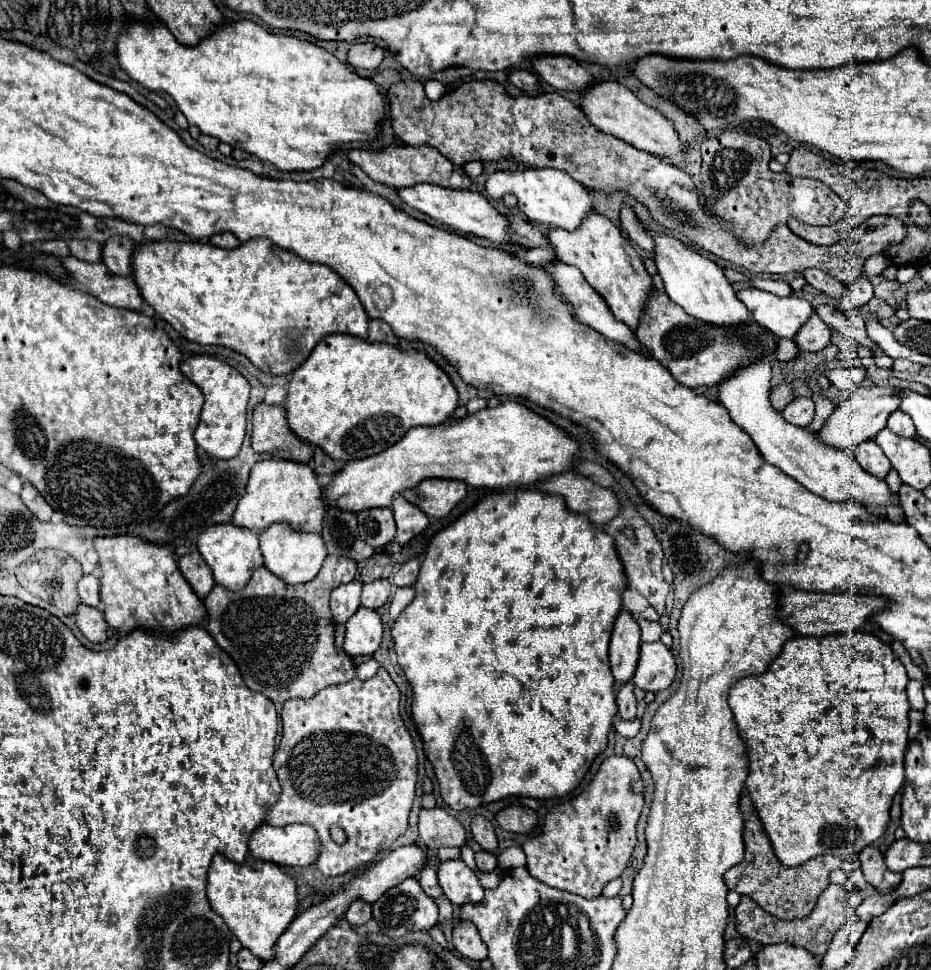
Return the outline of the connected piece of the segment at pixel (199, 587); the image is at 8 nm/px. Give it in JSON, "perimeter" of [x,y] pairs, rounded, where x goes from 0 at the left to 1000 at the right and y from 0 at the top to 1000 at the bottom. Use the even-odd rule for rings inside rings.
{"perimeter":[[[204,569],[191,577],[191,584],[213,616],[221,616],[221,612],[230,606],[230,594],[228,588],[221,584],[217,571]]]}

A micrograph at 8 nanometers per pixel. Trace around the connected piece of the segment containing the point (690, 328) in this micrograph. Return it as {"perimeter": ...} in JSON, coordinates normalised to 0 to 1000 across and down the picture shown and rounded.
{"perimeter":[[[709,299],[700,301],[694,324],[683,340],[683,348],[687,357],[713,379],[718,379],[720,386],[737,400],[771,398],[793,377],[799,377],[821,367],[831,369],[834,357],[834,346],[823,342],[823,338],[816,338],[812,332],[795,338],[758,336],[756,332],[741,328]]]}

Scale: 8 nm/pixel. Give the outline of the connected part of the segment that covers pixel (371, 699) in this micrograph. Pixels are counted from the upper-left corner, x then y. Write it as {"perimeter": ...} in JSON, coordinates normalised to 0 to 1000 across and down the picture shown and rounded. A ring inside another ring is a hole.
{"perimeter":[[[408,689],[406,695],[397,701],[380,699],[374,705],[352,707],[344,711],[333,724],[311,722],[303,730],[303,763],[294,773],[294,794],[299,798],[303,819],[296,831],[290,833],[286,849],[290,852],[309,852],[309,849],[333,849],[342,856],[346,866],[346,878],[339,887],[342,897],[348,903],[363,903],[387,893],[397,891],[404,880],[423,870],[427,862],[438,854],[438,839],[445,827],[447,816],[447,771],[443,759],[438,757],[430,734],[430,711],[419,699],[419,695]],[[365,849],[372,860],[372,870],[361,870],[352,854]]]}

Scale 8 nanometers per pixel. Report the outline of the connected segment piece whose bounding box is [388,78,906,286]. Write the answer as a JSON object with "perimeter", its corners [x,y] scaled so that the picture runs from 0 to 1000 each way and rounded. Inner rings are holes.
{"perimeter":[[[436,80],[417,91],[417,105],[421,132],[438,151],[464,151],[492,171],[507,165],[522,167],[548,163],[565,173],[602,173],[634,196],[647,196],[651,200],[675,198],[698,216],[700,225],[711,235],[735,241],[745,252],[788,274],[801,276],[806,282],[849,282],[879,276],[911,295],[926,280],[926,274],[934,264],[950,262],[954,254],[973,247],[973,233],[967,225],[939,223],[917,235],[909,247],[894,254],[866,249],[844,231],[836,231],[818,254],[803,254],[782,239],[771,225],[765,225],[750,204],[748,190],[735,175],[709,165],[707,161],[683,155],[662,140],[640,134],[621,107],[597,95],[552,101],[533,82],[509,82],[479,95],[470,103],[460,103],[455,87]]]}

